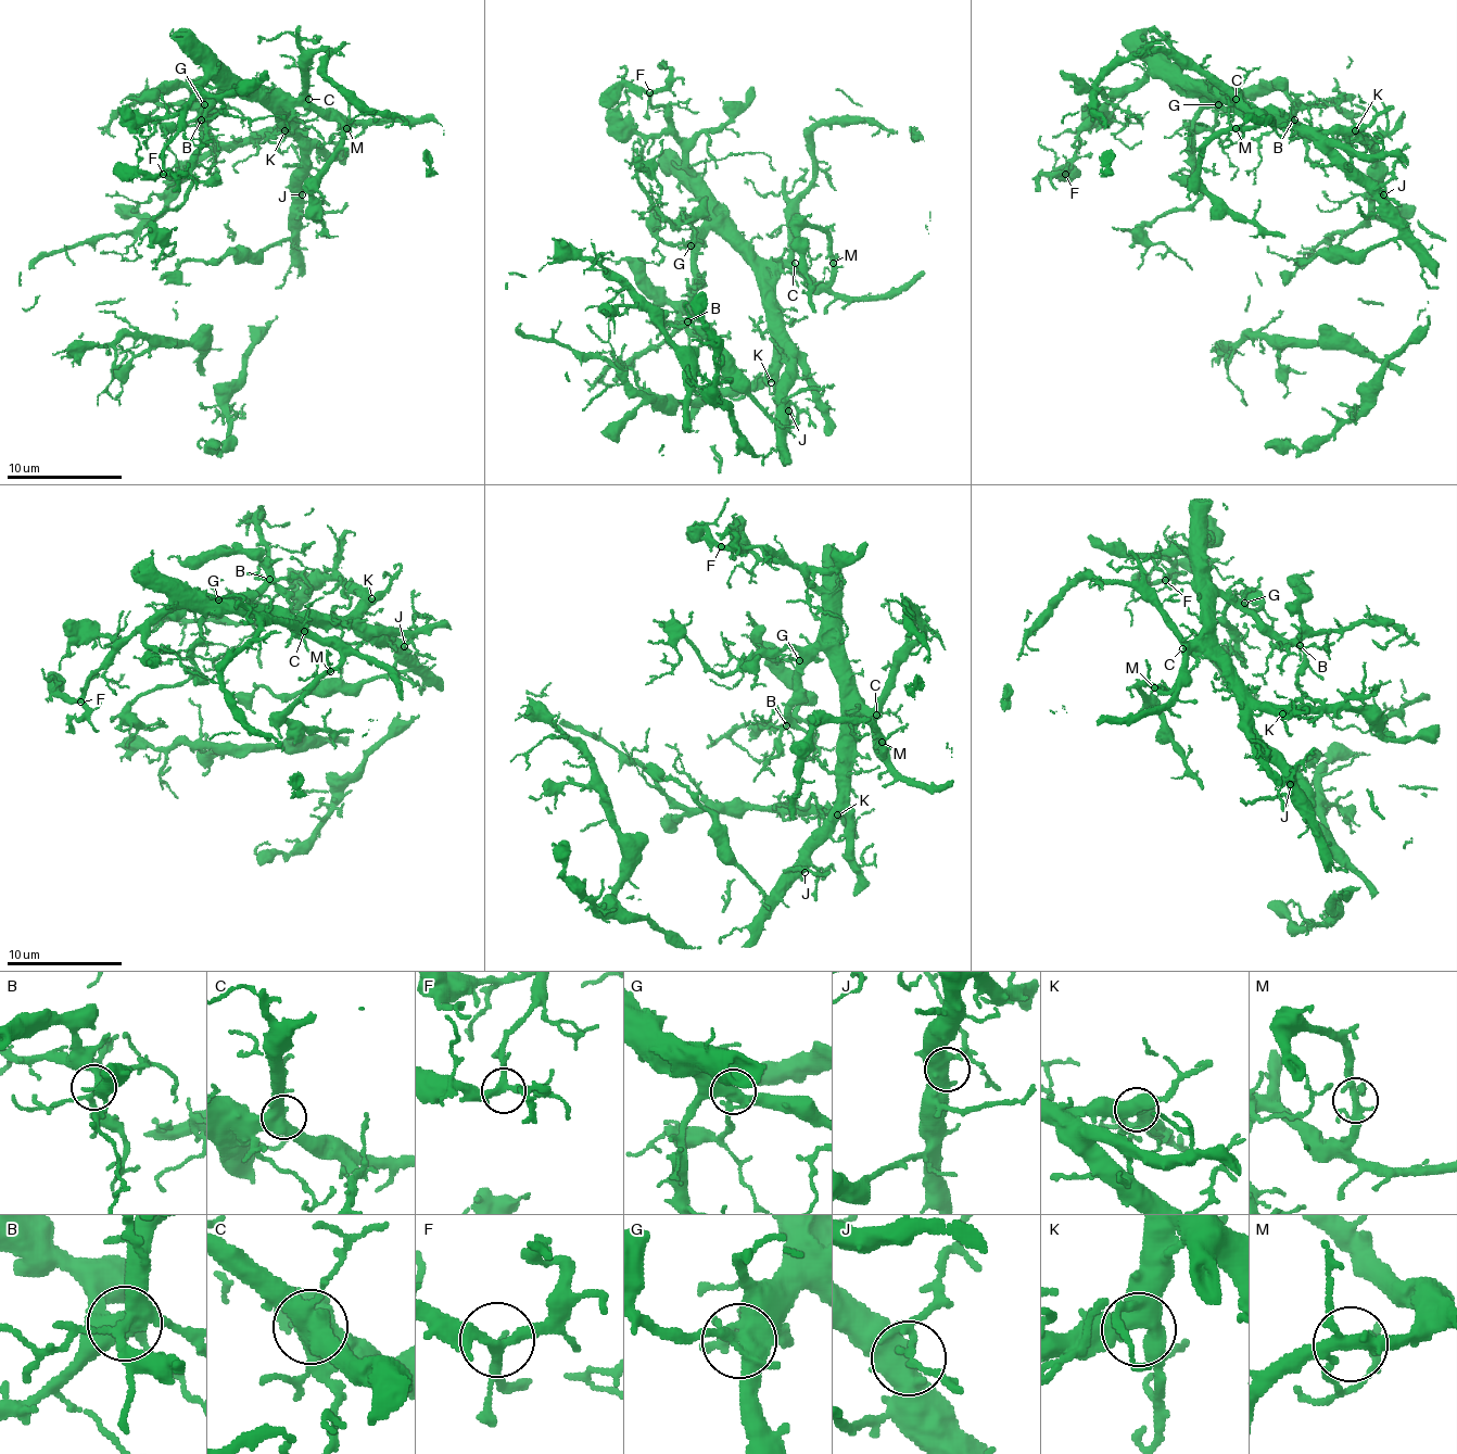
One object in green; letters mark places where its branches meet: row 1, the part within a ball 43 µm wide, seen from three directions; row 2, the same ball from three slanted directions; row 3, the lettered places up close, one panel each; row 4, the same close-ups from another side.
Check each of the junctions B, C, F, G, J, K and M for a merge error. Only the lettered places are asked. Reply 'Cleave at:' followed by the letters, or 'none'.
Cleave at: none

